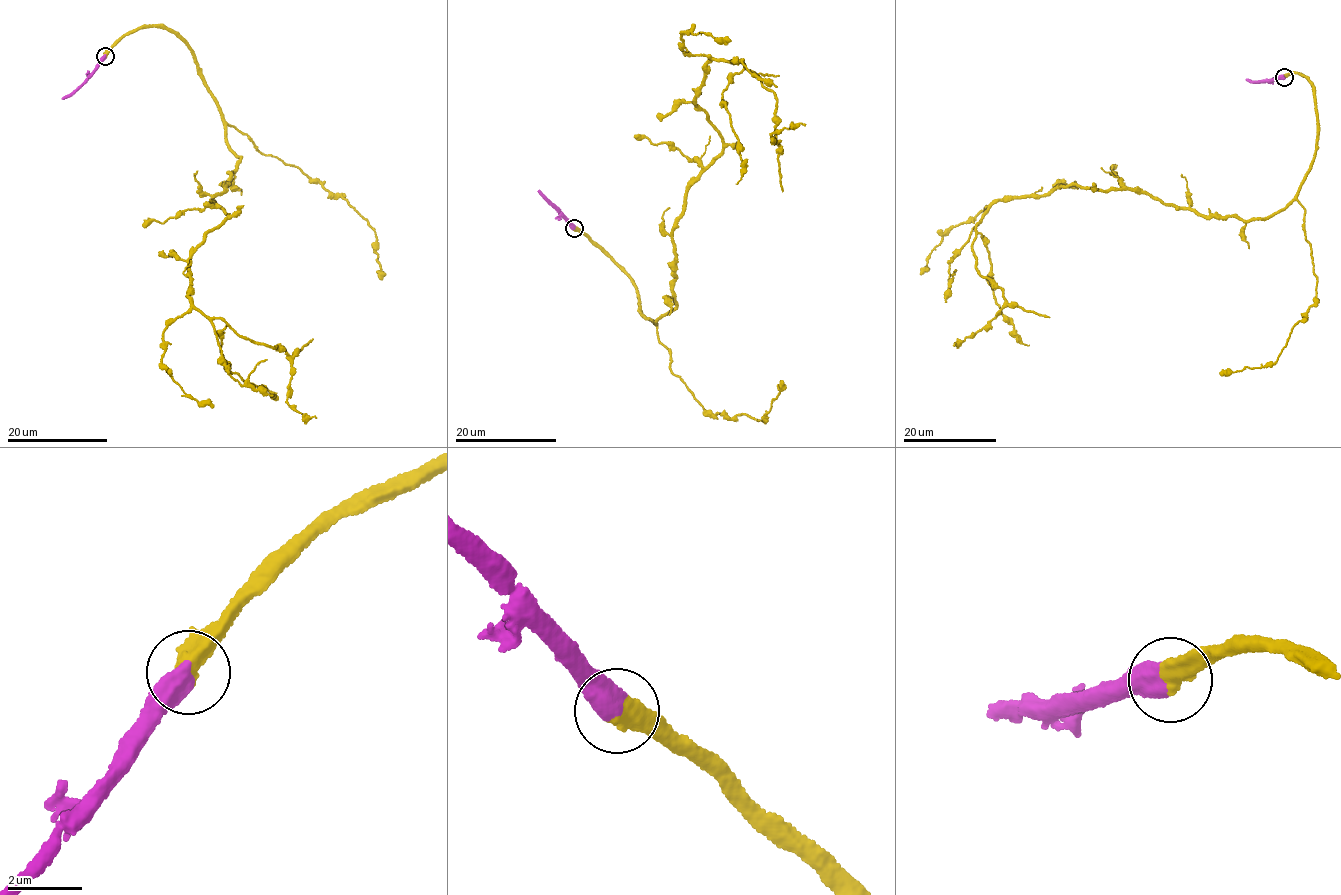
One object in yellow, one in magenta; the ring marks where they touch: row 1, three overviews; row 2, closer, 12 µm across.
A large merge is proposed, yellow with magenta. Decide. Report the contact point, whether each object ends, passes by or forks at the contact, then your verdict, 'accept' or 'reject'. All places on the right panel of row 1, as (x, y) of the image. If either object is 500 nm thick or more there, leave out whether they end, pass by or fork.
at (1284, 77); accept

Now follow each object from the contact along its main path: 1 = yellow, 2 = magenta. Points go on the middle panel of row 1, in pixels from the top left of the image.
1: (574, 228), (655, 323), (722, 151), (705, 64), (772, 90), (775, 142), (805, 125)
2: (574, 228), (559, 208), (538, 190)

